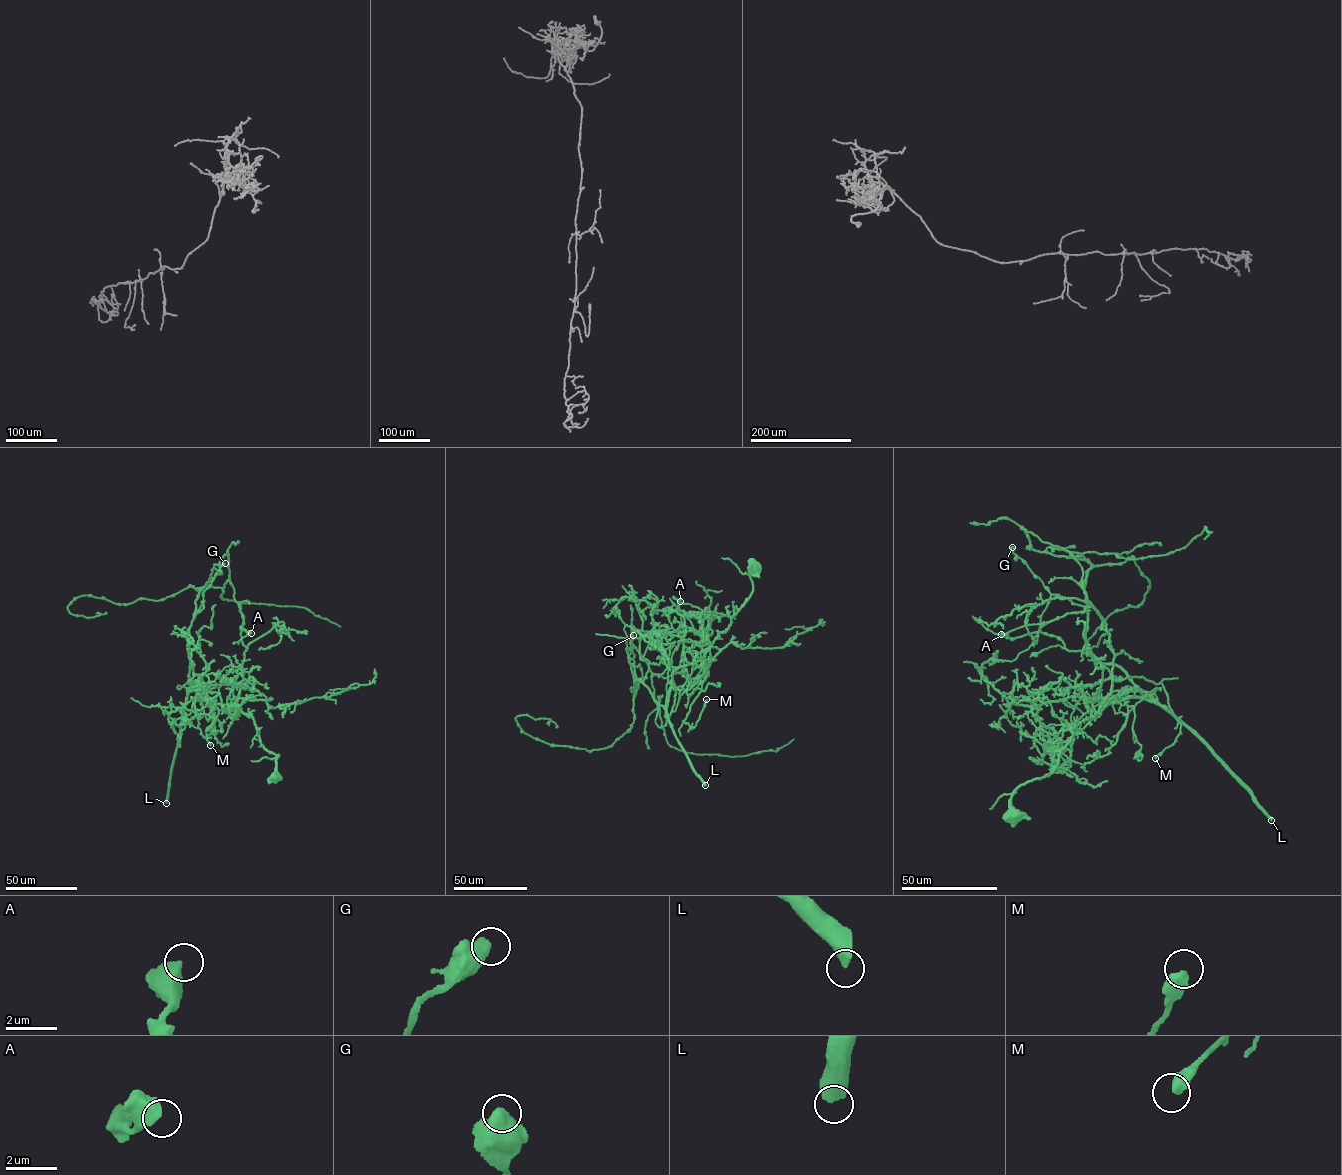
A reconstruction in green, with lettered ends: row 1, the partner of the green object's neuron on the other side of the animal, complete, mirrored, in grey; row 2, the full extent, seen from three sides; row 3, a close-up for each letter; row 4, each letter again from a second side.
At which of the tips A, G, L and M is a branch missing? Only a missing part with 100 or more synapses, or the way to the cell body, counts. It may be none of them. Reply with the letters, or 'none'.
L

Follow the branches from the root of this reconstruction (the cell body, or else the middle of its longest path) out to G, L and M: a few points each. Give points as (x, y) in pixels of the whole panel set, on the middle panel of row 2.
G: (754, 567), (752, 592), (728, 628), (700, 659), (668, 668), (664, 706), (641, 679), (633, 683), (633, 635)
L: (754, 567), (748, 570), (752, 592), (728, 628), (672, 678), (668, 721), (705, 785)
M: (754, 567), (756, 564), (748, 570), (752, 592), (705, 654), (707, 675), (683, 721), (692, 729), (706, 699)

